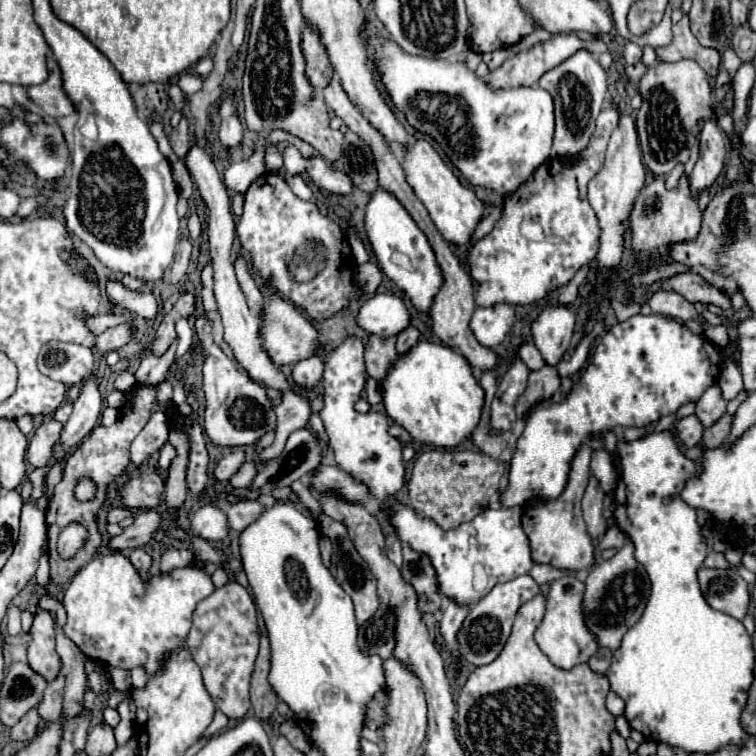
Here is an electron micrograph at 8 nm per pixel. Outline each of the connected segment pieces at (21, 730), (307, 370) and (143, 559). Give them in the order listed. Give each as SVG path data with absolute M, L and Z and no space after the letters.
M31 708L29 714L25 714L13 728L11 728L11 738L19 740L19 742L31 742L35 738L35 734L39 732L41 726L41 718L37 714L37 708Z
M311 356L303 362L297 362L293 366L293 372L291 372L293 382L299 388L303 388L305 392L311 392L319 384L321 376L323 376L323 362L317 356Z
M135 548L131 554L129 554L133 566L139 570L139 572L149 572L149 566L151 566L151 556L143 550L143 548Z

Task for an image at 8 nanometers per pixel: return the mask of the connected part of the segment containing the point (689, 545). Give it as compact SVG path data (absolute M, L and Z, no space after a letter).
M671 432L619 442L617 450L617 466L621 472L615 488L615 520L635 544L635 560L645 566L651 578L651 596L641 620L625 634L619 650L613 652L613 662L607 672L611 690L625 700L625 718L631 728L639 730L647 740L659 740L671 748L681 748L687 754L713 754L729 744L741 748L749 738L741 726L741 712L755 680L755 654L745 626L729 614L711 610L699 590L697 570L707 556L707 546L695 510L679 498L683 482L695 474L695 462L681 454Z

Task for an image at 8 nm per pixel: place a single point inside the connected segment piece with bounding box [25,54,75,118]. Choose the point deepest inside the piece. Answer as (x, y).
(49, 97)

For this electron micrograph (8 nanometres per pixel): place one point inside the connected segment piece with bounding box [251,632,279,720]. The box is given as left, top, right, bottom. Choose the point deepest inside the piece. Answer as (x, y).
(263, 697)

